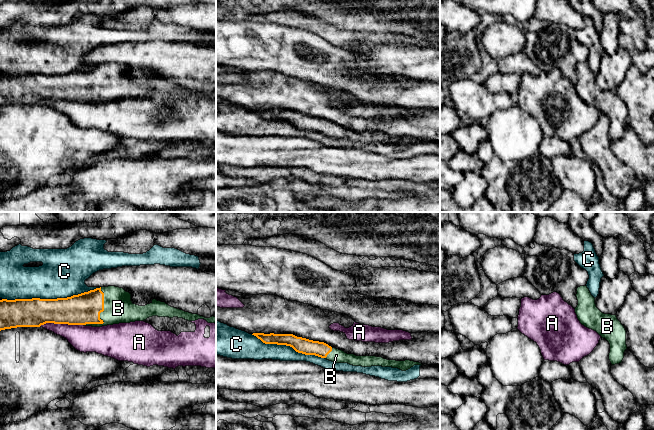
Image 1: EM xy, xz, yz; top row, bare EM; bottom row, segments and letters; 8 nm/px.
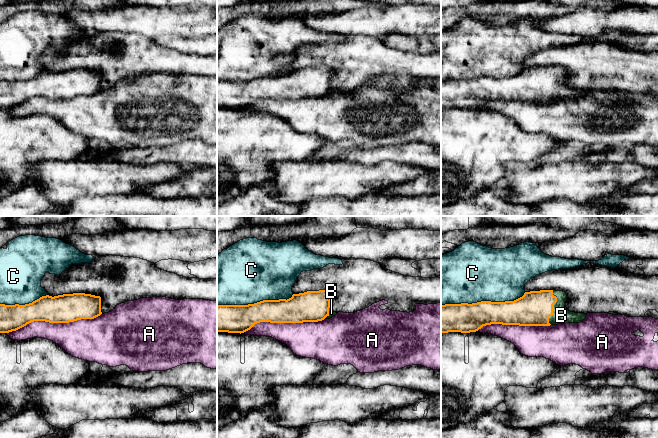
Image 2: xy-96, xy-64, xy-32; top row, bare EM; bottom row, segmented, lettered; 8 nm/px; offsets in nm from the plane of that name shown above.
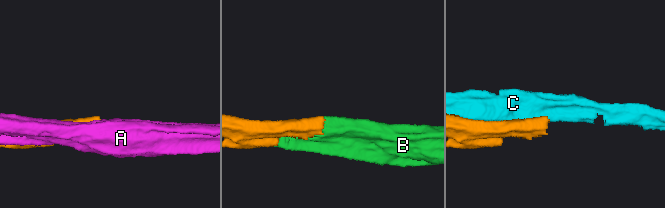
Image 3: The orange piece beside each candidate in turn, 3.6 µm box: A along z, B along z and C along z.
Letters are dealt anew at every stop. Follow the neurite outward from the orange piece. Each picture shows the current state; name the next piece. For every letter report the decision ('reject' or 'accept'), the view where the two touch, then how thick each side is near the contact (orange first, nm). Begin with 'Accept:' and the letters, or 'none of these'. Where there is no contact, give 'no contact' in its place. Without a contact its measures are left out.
Accept: B
A: reject | xy | 260/200 nm
B: accept | xy | 260/240 nm
C: reject | xy | 240/360 nm

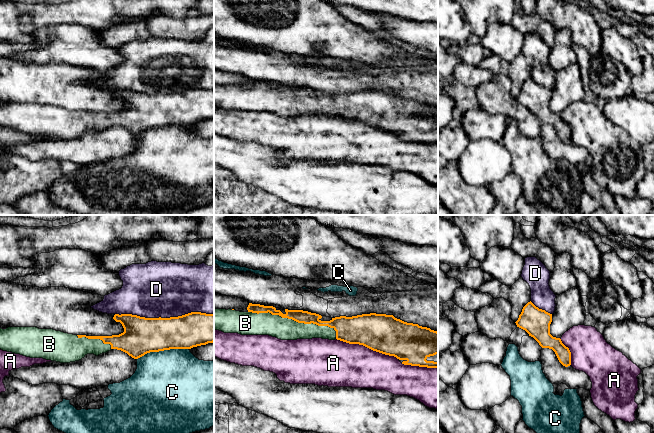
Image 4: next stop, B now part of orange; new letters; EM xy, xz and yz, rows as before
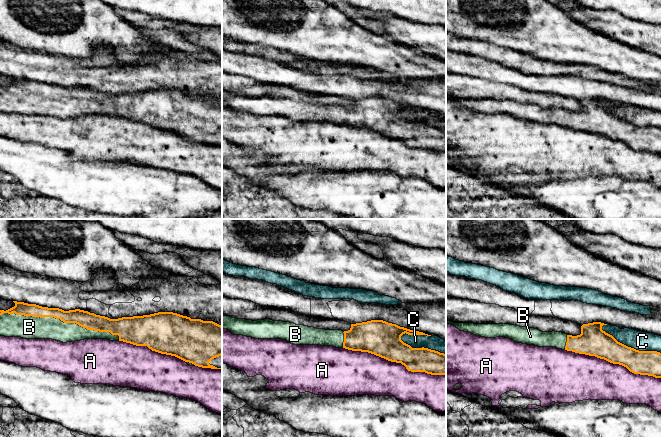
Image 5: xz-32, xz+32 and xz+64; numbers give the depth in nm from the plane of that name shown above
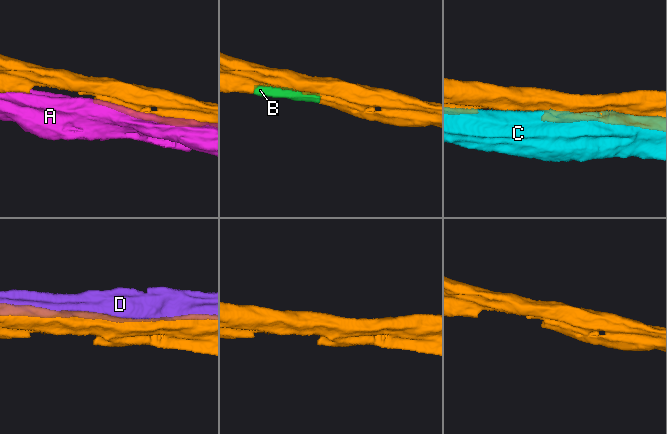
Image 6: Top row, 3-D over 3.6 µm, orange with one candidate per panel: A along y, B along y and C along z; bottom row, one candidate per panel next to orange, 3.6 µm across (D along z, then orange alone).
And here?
Accept: B
A: reject | xz | 300/360 nm
B: accept | xz | 110/180 nm
C: reject | xy | 300/500 nm
D: reject | xy | 300/440 nm

